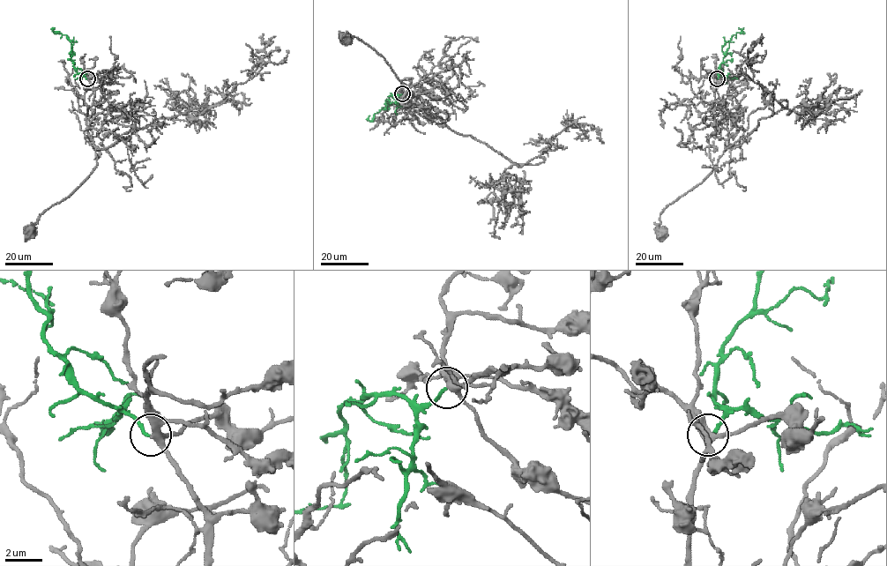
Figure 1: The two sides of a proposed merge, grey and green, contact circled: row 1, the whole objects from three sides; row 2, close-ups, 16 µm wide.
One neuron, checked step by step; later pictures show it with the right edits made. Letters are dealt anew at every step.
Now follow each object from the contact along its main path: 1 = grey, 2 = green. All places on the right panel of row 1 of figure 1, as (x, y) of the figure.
1: (717, 78), (714, 105), (726, 116), (728, 143), (726, 149), (701, 182), (663, 210), (659, 232)
2: (717, 78), (718, 68), (733, 35), (743, 33), (739, 28)

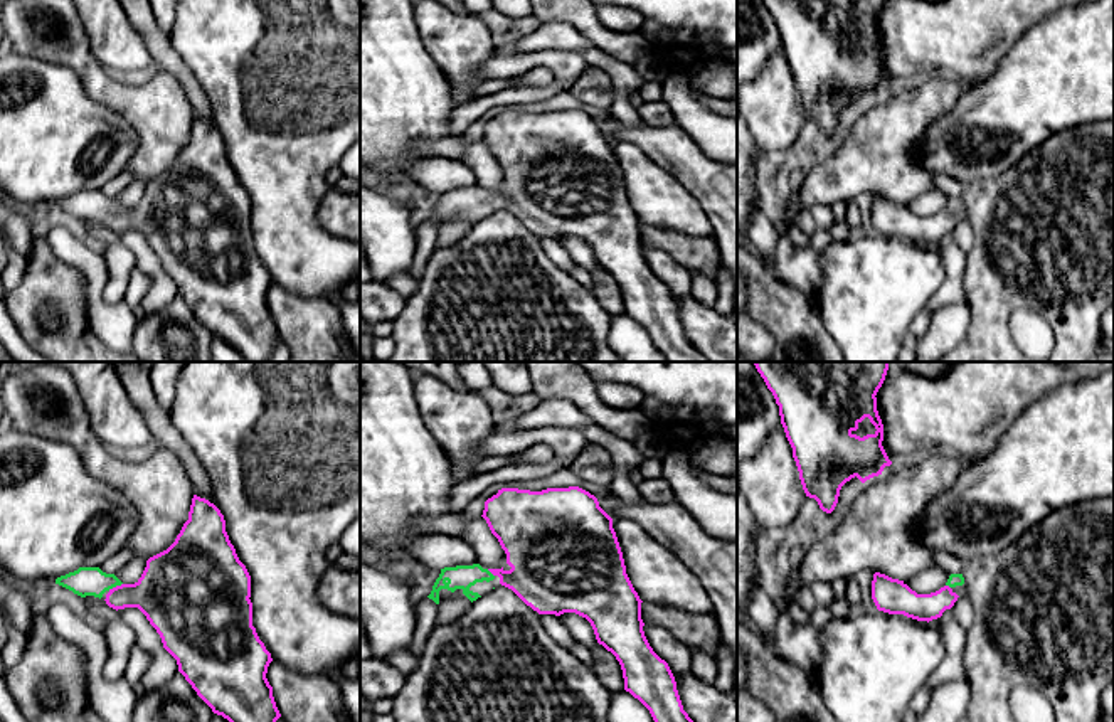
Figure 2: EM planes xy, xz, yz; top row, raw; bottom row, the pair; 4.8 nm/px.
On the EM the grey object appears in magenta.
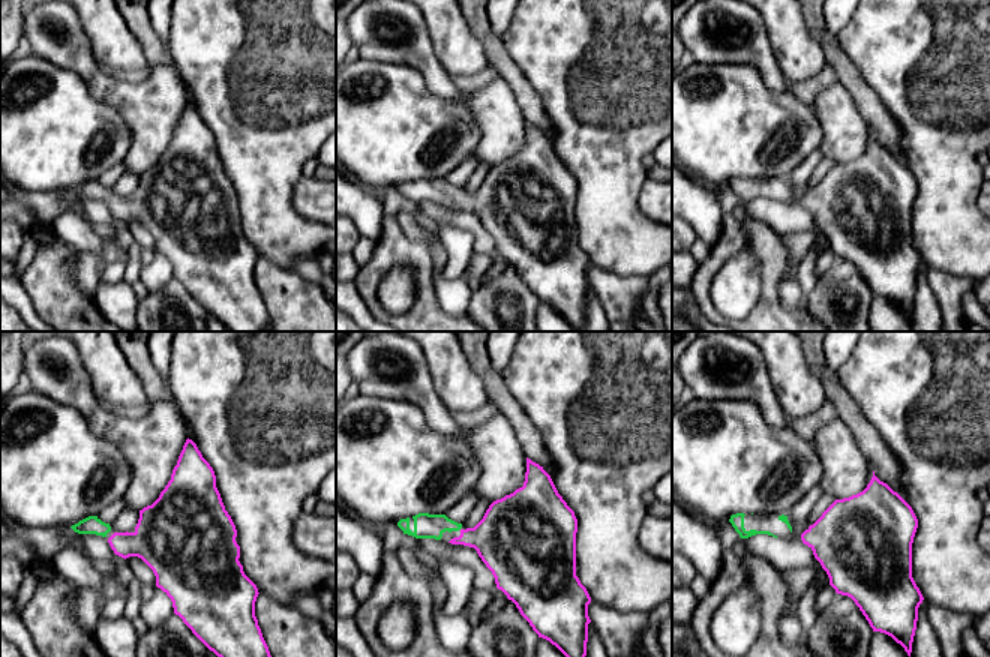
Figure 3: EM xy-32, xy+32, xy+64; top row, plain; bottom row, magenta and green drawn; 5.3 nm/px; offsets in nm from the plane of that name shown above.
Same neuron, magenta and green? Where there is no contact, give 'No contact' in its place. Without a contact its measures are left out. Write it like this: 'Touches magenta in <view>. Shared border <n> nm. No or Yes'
Touches magenta in xy. Shared border 80 nm. Yes

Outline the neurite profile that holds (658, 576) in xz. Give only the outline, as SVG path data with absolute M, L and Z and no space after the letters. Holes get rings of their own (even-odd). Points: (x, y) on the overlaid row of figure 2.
M614 517L626 574L643 603L712 614L713 606L700 579L665 545L631 518Z

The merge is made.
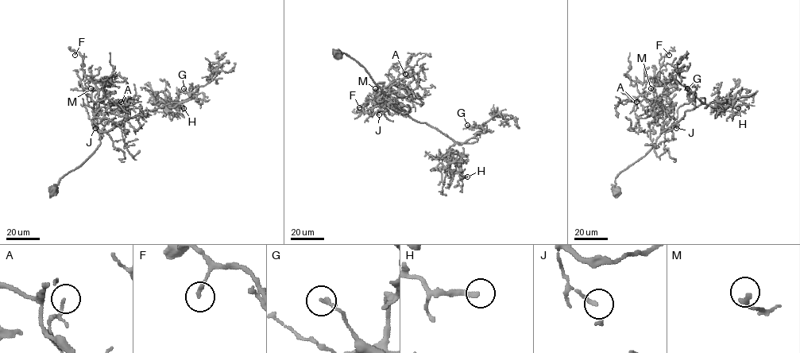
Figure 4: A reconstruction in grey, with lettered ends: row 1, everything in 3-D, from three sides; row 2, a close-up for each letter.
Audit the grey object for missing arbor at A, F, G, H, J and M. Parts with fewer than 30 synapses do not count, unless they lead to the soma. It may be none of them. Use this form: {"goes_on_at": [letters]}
{"goes_on_at": []}

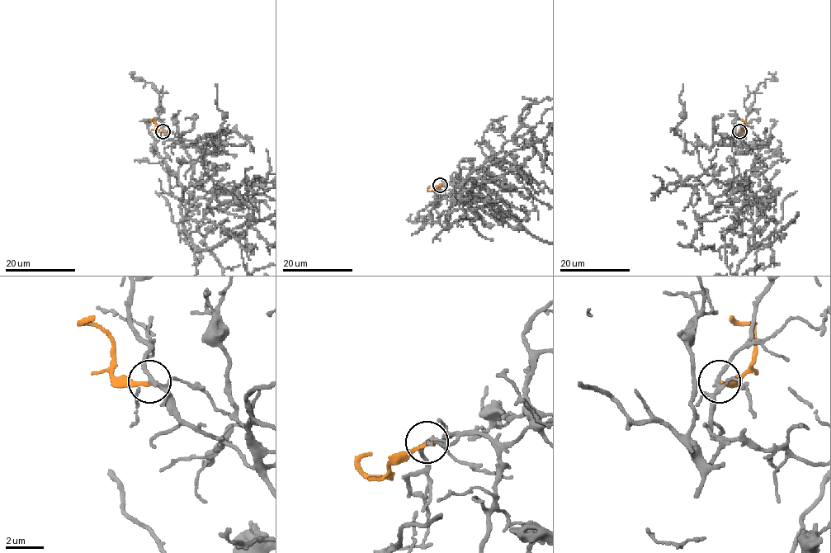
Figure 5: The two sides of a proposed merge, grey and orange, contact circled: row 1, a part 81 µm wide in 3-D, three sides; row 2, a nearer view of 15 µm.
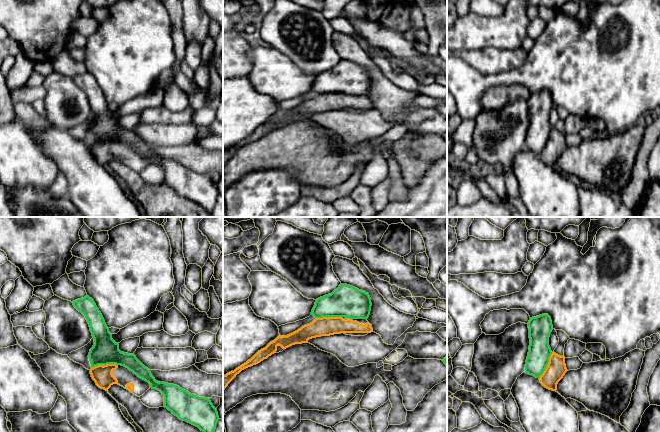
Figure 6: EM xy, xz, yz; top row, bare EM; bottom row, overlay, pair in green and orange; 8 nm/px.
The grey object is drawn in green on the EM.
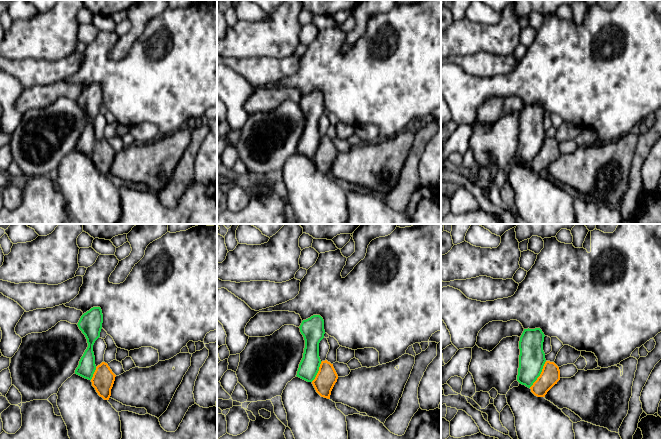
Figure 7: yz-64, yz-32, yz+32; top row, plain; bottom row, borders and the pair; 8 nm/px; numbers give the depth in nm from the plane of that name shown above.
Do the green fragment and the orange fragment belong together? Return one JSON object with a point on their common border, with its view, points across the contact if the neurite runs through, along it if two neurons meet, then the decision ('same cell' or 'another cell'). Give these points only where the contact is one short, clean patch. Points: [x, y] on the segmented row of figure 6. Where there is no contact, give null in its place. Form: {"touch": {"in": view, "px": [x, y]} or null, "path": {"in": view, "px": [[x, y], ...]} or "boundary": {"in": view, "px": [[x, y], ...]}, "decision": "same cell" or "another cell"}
{"touch": {"in": "xy", "px": [104, 364]}, "decision": "another cell"}

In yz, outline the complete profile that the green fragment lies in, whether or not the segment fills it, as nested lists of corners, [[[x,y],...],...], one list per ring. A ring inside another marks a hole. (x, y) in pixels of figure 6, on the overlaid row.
[[[548,314],[532,317],[528,322],[528,328],[530,345],[525,372],[536,378],[540,378],[552,354],[549,346],[549,337],[553,330],[551,317]]]

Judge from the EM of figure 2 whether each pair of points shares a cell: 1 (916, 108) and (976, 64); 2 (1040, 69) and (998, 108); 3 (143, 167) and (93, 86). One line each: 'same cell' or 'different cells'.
1: different cells
2: same cell
3: same cell

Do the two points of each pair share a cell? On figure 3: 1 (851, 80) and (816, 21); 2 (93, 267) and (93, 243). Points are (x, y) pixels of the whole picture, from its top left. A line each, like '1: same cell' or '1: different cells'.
1: same cell
2: different cells

